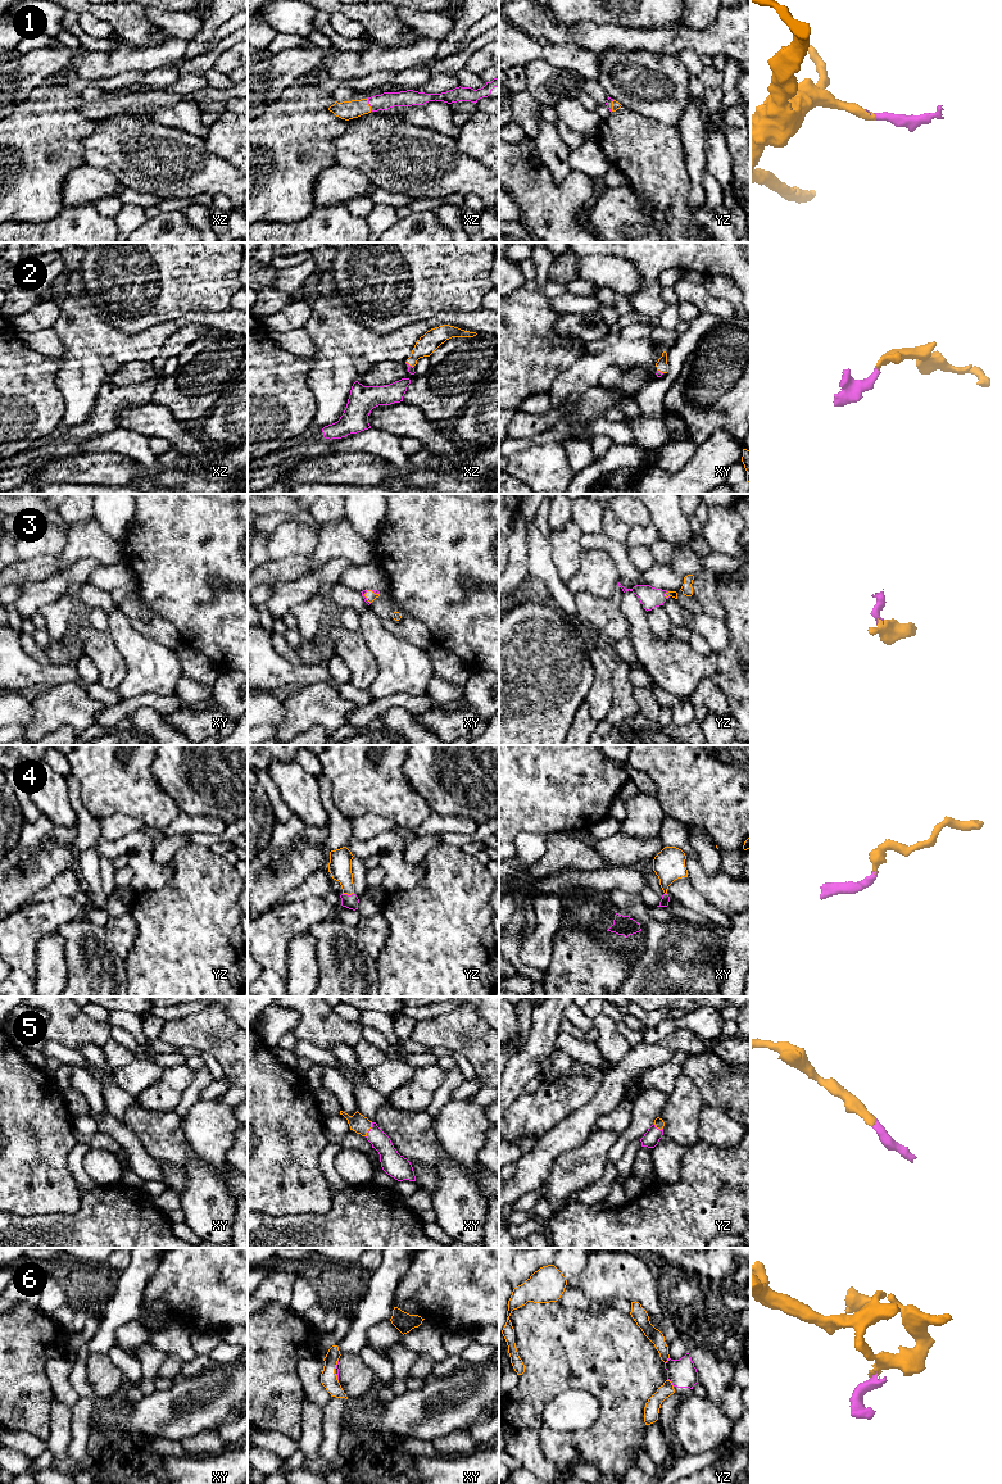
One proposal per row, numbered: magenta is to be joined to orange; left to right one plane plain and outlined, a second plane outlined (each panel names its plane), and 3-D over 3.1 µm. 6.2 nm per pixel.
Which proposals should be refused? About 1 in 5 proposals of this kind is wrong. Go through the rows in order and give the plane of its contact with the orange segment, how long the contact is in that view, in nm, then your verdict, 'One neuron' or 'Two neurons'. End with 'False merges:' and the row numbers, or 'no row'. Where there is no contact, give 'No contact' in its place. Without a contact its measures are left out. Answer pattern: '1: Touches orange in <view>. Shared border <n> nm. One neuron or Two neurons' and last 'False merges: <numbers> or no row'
1: Touches orange in xz. Shared border 80 nm. One neuron
2: Touches orange in xz. Shared border 60 nm. One neuron
3: Touches orange in xy. Shared border 90 nm. One neuron
4: Touches orange in yz. Shared border 70 nm. One neuron
5: Touches orange in xy. Shared border 100 nm. One neuron
6: Touches orange in yz. Shared border 60 nm. Two neurons
False merges: 6

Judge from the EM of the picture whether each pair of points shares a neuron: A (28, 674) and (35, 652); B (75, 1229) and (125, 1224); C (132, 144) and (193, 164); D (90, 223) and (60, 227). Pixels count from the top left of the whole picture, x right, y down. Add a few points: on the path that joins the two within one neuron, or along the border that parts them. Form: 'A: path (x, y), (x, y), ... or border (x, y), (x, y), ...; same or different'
A: border (19, 632), (21, 647), (42, 665), (50, 666); different
B: path (87, 1229), (112, 1229); same
C: path (148, 158), (177, 164); same
D: path (82, 222), (75, 216), (68, 221); same

